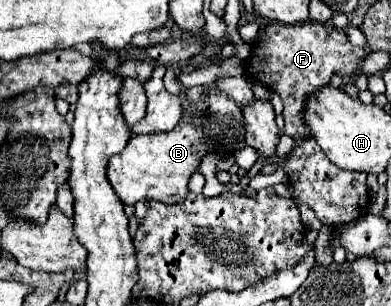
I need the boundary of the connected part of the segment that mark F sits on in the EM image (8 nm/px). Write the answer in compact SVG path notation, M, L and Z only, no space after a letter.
M315 20L299 22L299 24L279 24L271 22L259 32L259 40L253 46L253 54L247 62L247 74L265 86L273 88L283 104L283 118L287 136L295 136L295 140L305 136L305 128L301 122L303 100L309 92L325 86L333 72L341 76L353 76L359 70L359 64L365 56L365 48L357 48L349 42L343 30L333 28L331 24L319 24Z

